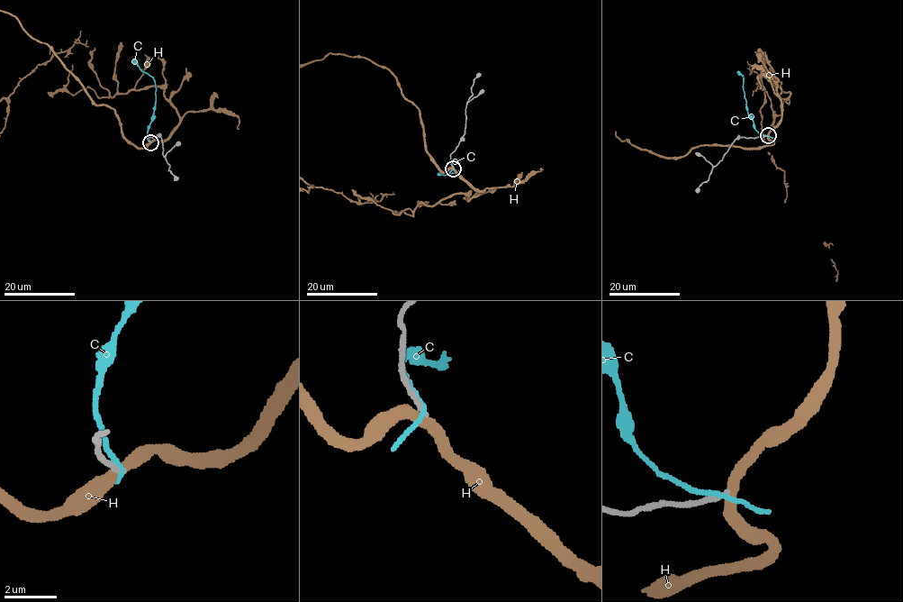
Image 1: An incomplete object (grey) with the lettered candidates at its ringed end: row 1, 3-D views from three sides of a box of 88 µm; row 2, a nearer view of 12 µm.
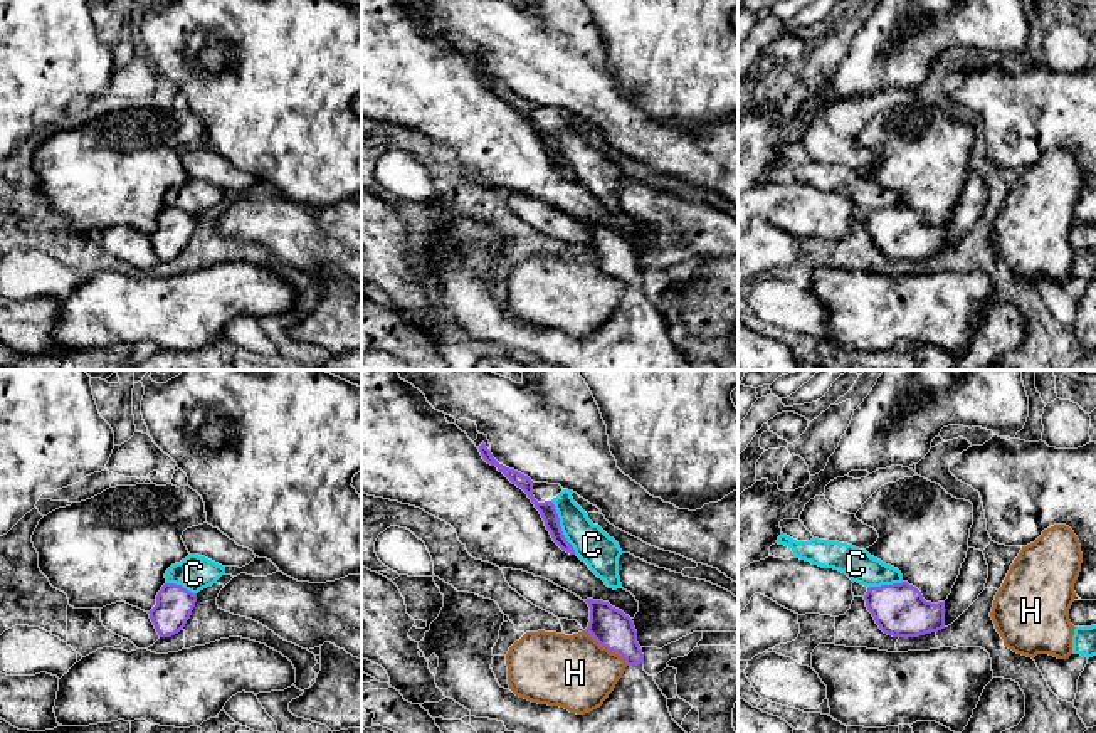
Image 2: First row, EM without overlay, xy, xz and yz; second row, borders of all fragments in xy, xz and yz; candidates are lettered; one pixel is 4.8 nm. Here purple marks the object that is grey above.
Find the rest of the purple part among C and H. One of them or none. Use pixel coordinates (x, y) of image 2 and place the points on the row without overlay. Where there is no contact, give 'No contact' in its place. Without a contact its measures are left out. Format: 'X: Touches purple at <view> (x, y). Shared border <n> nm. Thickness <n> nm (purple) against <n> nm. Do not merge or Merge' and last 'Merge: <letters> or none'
C: Touches purple at xz (560, 152). Shared border 280 nm. Thickness 80 nm (purple) against 180 nm. Do not merge
H: Touches purple at xz (607, 271). Shared border 280 nm. Thickness 190 nm (purple) against 360 nm. Do not merge
Merge: none

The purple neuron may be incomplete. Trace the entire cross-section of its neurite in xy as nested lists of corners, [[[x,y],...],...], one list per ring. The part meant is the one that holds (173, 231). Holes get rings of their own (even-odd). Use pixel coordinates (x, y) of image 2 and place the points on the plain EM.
[[[165,207],[156,219],[156,229],[148,235],[160,261],[178,257],[192,239],[197,217],[182,208]]]

